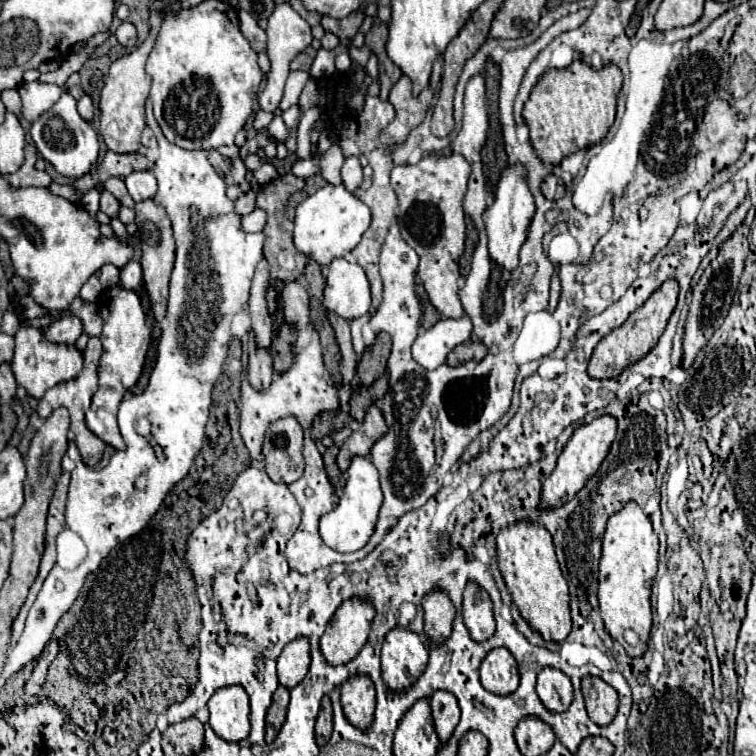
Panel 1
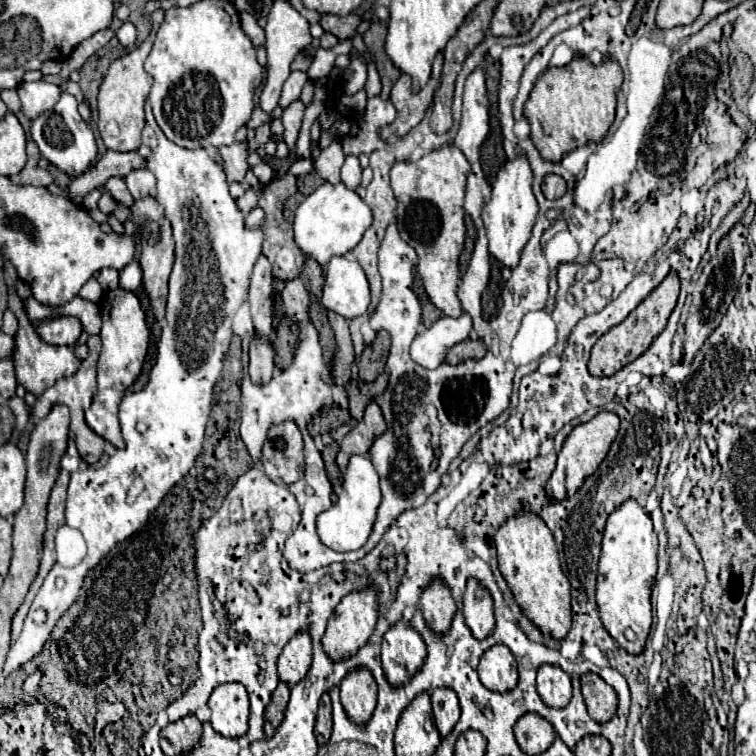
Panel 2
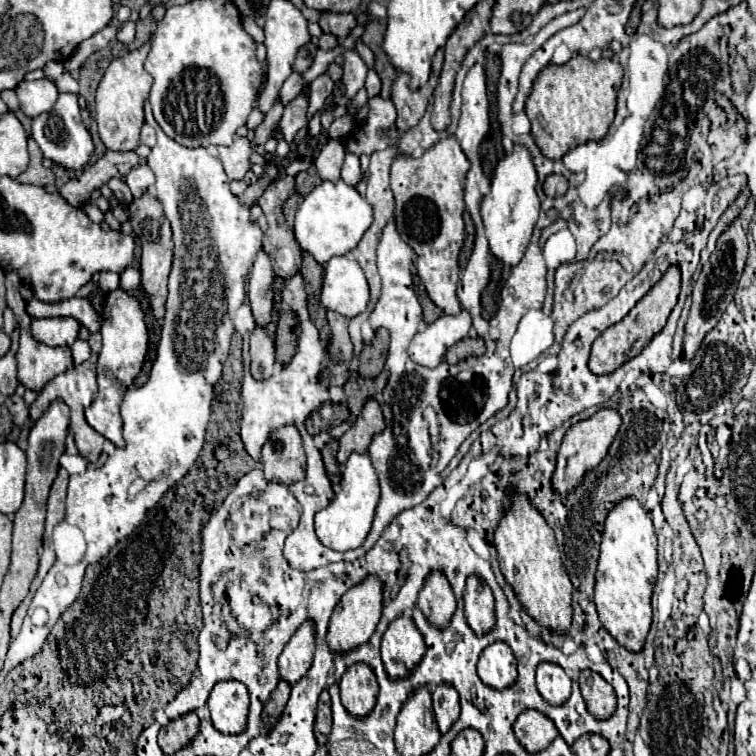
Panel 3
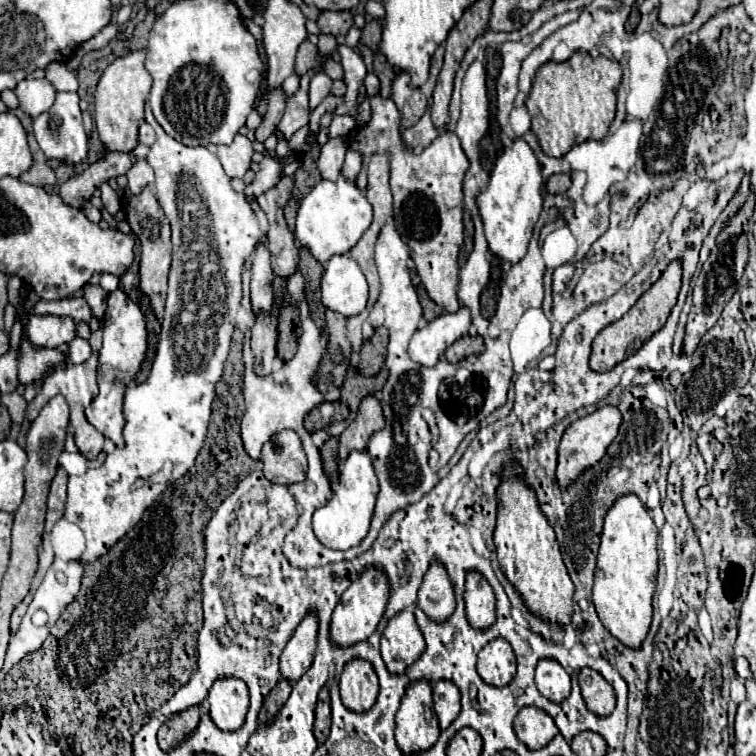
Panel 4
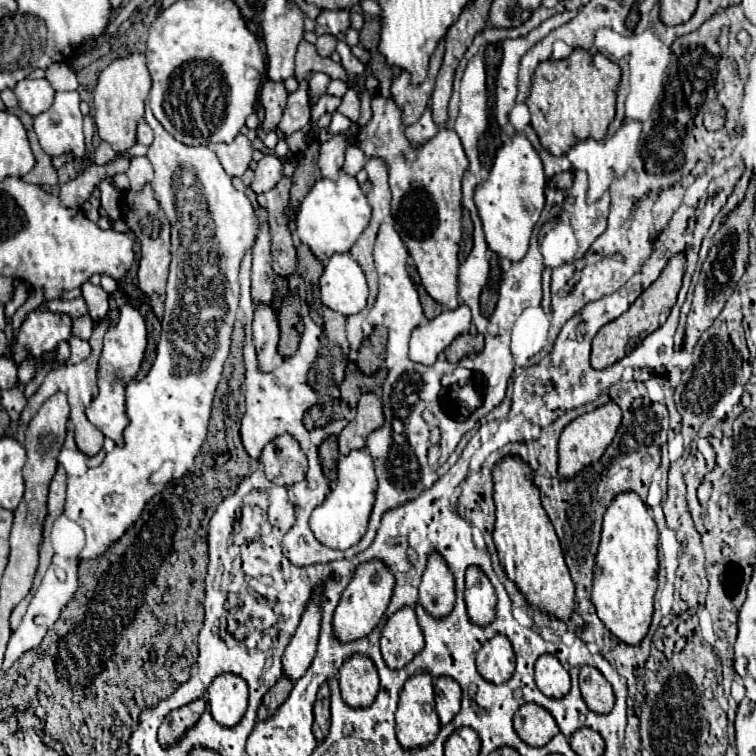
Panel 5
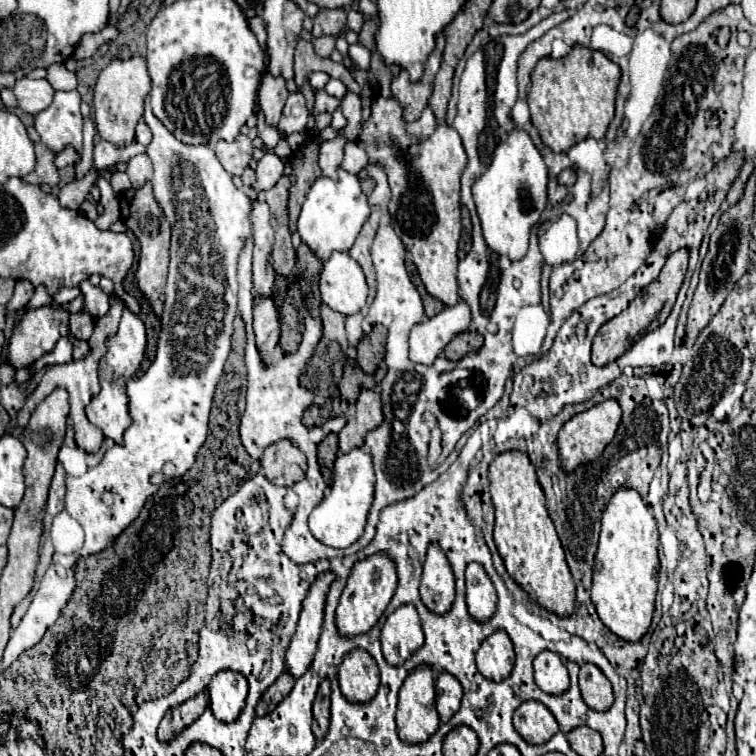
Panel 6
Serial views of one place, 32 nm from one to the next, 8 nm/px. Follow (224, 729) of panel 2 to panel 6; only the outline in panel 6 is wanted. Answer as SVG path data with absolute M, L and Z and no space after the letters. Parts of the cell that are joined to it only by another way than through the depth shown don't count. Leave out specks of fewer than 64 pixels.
M224 670L212 678L212 682L208 684L208 694L214 718L230 724L238 720L246 706L248 682L242 674Z

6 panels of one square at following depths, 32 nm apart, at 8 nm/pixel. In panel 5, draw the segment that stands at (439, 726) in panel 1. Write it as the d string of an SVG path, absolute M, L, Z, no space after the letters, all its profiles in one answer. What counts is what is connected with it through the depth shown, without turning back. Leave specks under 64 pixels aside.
M438 678L434 684L434 700L436 700L436 712L440 718L440 726L446 726L452 722L452 718L460 712L460 686L452 678Z

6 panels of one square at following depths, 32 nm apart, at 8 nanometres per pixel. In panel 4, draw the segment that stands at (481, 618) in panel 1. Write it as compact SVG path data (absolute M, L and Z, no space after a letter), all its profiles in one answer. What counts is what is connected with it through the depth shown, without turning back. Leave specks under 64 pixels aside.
M470 572L466 576L464 602L466 602L466 616L472 628L486 630L496 622L496 614L494 614L496 598L492 586L478 572Z

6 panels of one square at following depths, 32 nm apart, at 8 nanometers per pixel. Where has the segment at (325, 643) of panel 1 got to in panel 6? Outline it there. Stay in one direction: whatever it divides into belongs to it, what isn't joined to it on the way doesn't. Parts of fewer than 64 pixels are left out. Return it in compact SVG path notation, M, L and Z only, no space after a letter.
M374 554L362 562L358 562L352 568L352 574L348 578L348 584L342 592L338 608L336 608L338 632L344 638L368 634L370 628L378 622L378 618L384 614L386 606L390 604L394 590L396 590L396 570L394 570L394 564L384 554Z

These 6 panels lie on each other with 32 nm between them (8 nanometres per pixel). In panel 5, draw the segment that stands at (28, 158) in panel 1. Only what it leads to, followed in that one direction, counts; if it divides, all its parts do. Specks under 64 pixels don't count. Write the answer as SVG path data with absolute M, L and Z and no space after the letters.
M28 132L28 140L30 140L30 146L32 146L36 164L34 164L32 172L28 172L28 174L22 176L22 180L24 180L24 182L30 182L30 184L36 184L36 186L42 186L42 184L50 184L50 186L54 186L54 184L58 182L58 178L56 178L56 170L54 170L54 166L50 164L48 154L44 154L44 150L40 148L38 138L36 138L34 132Z

